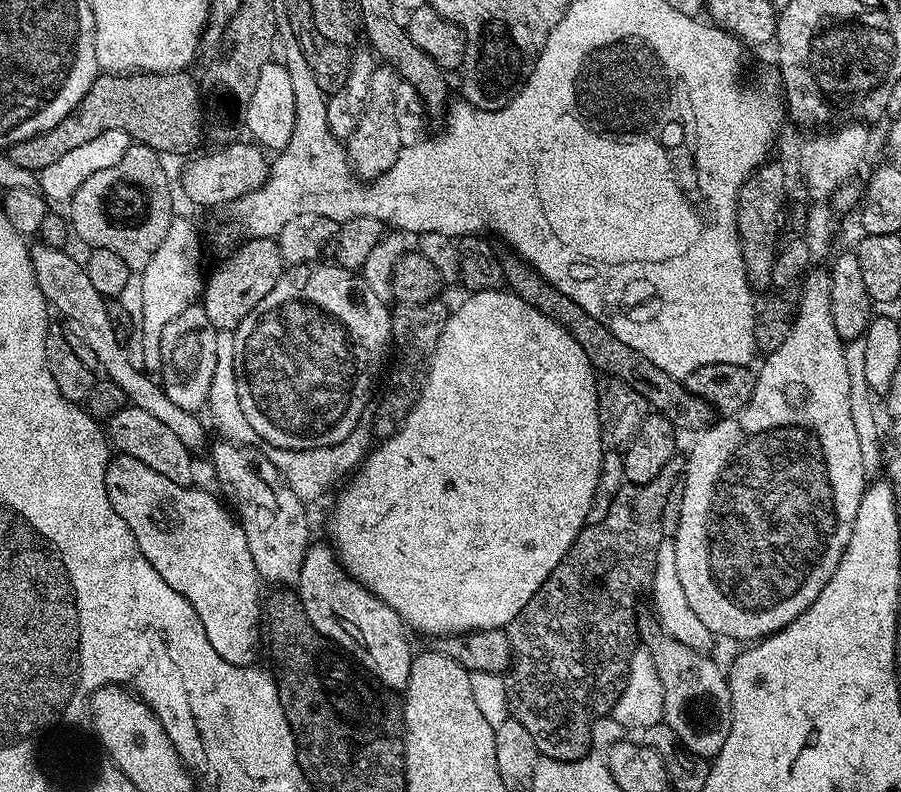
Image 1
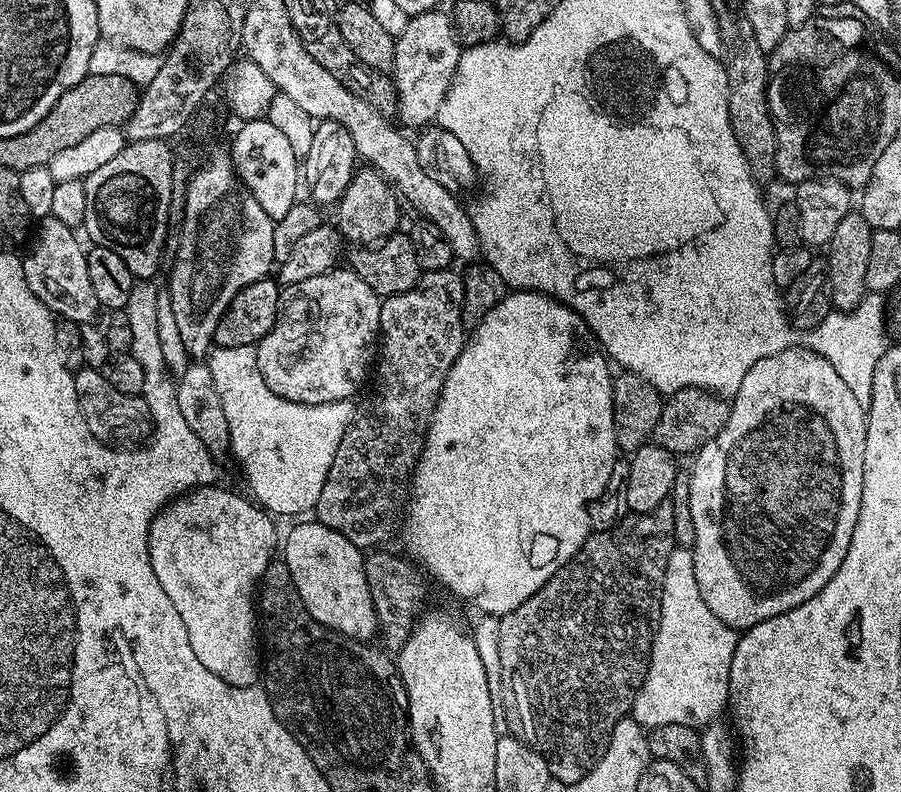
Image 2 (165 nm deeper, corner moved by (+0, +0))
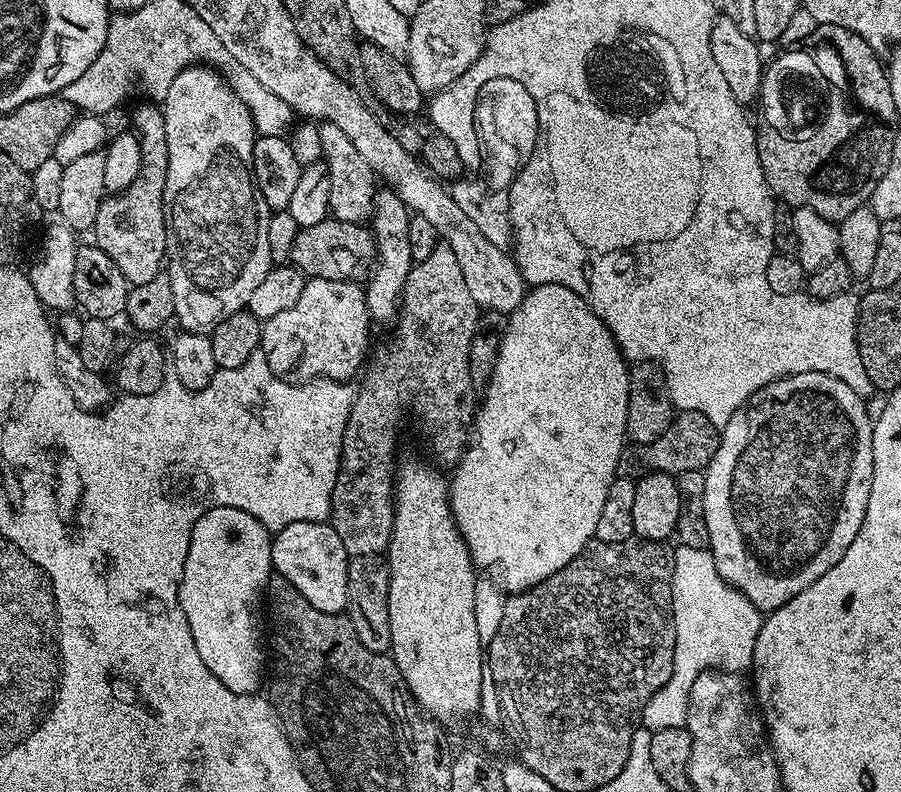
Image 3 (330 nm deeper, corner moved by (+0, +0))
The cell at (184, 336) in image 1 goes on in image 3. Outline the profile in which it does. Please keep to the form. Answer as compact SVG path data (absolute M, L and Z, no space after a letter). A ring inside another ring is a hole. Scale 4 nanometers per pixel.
M193 66L182 70L178 78L170 86L166 98L162 102L162 127L166 134L166 146L168 147L168 169L164 179L164 225L166 226L166 271L169 273L170 284L174 290L175 319L180 320L179 327L186 332L211 333L212 329L218 327L223 320L230 318L230 314L243 312L247 309L250 294L262 286L269 268L273 267L270 254L270 243L267 241L267 219L261 218L261 201L258 199L256 181L252 174L252 151L258 139L256 128L250 118L250 110L228 87L228 81L219 72L207 66Z

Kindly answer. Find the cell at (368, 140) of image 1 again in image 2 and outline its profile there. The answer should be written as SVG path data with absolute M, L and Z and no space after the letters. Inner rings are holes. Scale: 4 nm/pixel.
M440 11L423 12L411 17L396 36L394 66L390 73L396 86L394 108L400 111L402 119L419 126L431 125L439 117L440 107L462 59L462 45L456 39L451 15Z

